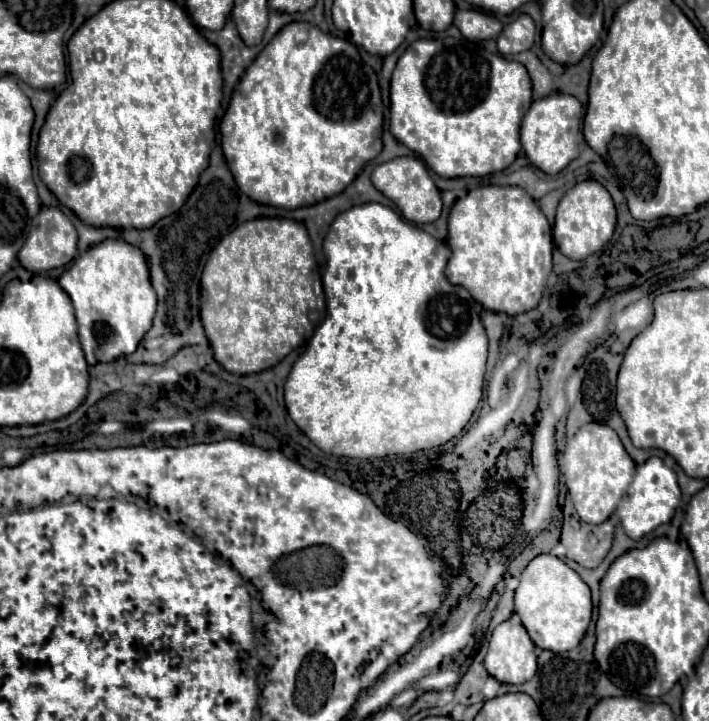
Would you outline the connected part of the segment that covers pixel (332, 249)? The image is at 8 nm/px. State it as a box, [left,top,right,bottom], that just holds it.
[284,203,488,459]

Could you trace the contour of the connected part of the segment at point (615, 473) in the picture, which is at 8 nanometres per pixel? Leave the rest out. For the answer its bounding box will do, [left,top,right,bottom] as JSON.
[560,423,638,525]

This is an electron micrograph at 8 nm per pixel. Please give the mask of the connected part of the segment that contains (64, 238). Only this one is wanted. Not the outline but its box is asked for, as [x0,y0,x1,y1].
[18,207,78,273]

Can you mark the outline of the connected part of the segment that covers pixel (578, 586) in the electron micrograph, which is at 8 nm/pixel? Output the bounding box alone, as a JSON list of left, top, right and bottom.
[514,553,592,653]

